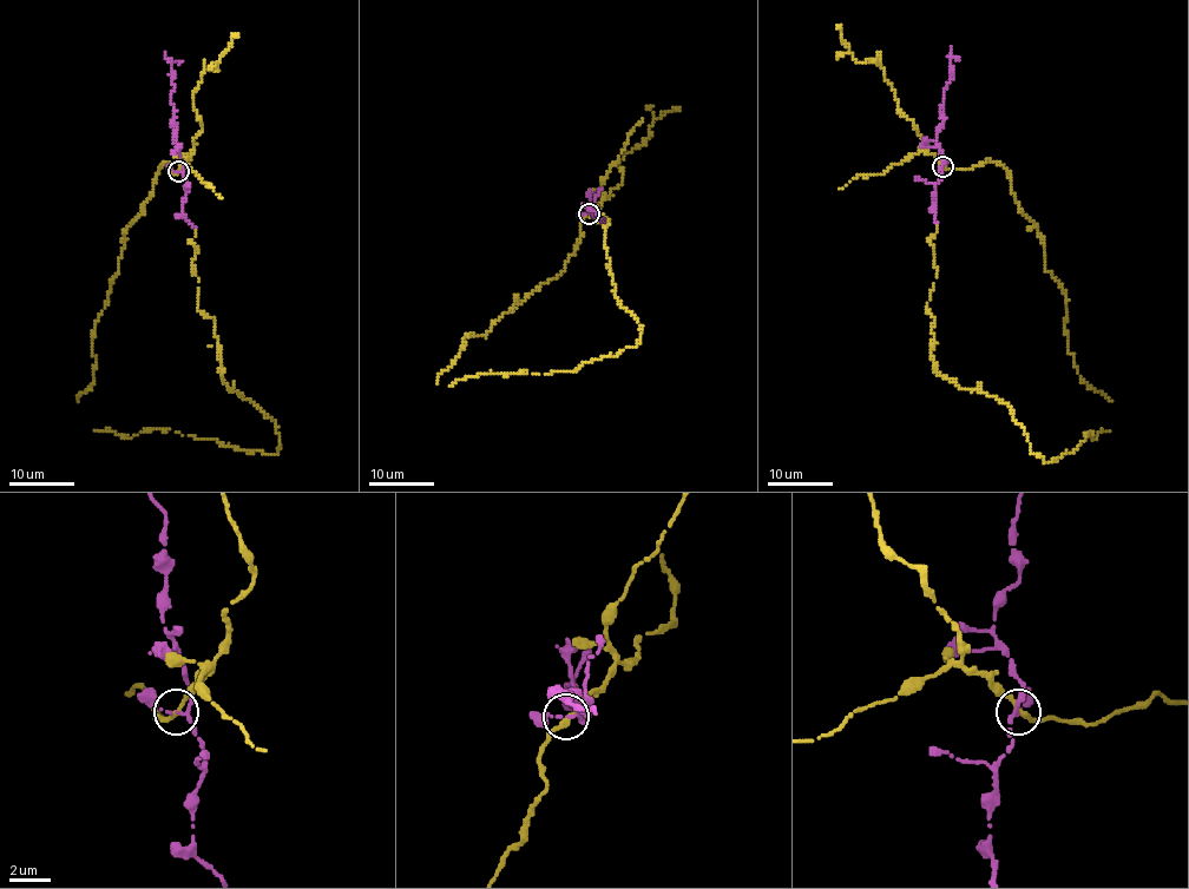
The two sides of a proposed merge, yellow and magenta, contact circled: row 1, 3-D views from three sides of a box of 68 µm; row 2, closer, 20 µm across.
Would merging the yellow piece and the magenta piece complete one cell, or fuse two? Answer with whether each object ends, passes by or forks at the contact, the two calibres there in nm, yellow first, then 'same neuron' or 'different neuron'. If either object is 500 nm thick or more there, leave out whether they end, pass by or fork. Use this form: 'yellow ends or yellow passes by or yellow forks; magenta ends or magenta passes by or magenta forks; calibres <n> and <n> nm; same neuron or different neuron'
yellow passes by; magenta forks; calibres 240 and 150 nm; same neuron

